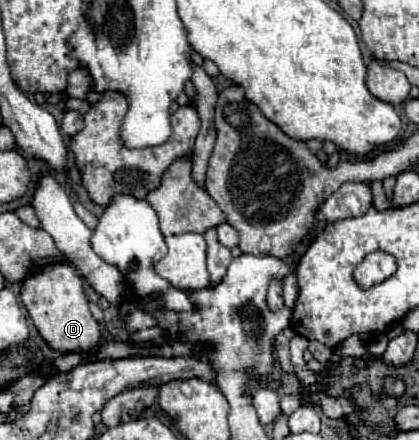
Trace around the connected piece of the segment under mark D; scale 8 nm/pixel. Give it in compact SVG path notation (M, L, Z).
M51 264L35 270L21 286L21 300L39 330L41 338L59 352L95 354L101 342L101 330L89 312L89 300L83 290L83 280L71 264Z

